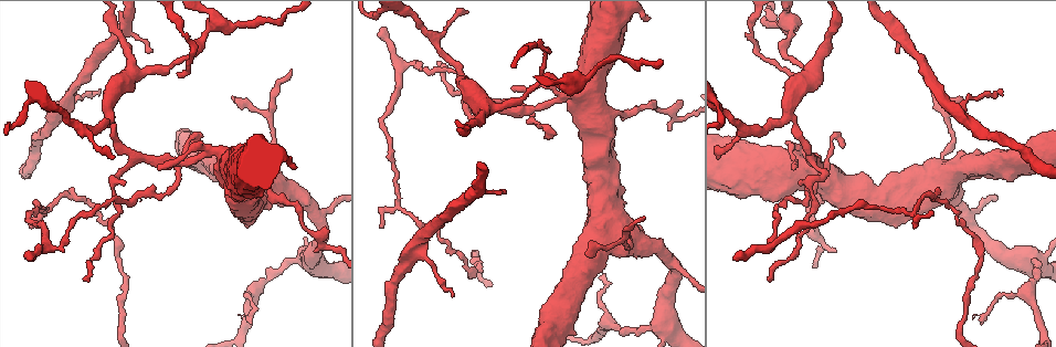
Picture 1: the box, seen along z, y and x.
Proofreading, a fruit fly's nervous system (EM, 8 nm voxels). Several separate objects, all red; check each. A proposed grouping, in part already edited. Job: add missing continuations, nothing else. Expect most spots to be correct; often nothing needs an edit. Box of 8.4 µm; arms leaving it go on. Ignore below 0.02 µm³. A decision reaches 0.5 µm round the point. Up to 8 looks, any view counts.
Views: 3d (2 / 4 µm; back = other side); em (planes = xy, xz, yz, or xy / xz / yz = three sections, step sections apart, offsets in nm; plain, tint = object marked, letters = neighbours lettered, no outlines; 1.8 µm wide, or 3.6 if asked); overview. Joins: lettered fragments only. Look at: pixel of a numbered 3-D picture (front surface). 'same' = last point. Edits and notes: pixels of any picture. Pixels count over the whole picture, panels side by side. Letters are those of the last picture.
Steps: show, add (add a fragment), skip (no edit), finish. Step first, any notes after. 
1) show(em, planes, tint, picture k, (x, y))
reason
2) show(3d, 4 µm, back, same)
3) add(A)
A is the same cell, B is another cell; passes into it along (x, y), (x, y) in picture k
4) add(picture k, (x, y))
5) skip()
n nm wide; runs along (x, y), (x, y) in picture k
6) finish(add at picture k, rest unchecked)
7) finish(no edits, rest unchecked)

show(3d, 4 µm, back, picture 1, (53, 250))
arms part here

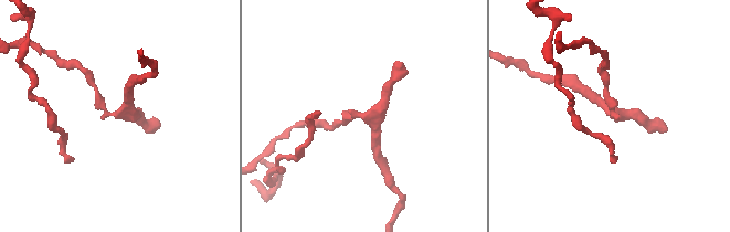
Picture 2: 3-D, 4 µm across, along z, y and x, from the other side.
show(em, planes, letters, picture 2, (116, 115))
now the EM

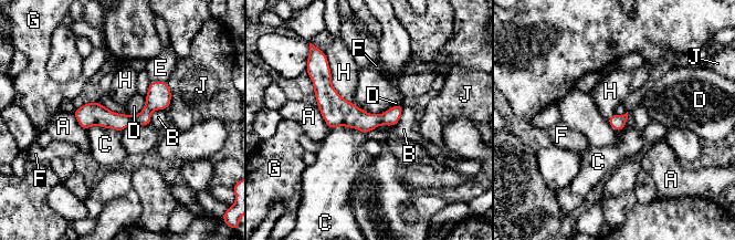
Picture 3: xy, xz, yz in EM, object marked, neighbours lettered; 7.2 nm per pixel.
skip()
110 nm wide; A, B, C, D, E, F, G, H and J are other cells; runs along (165, 84), (137, 120), (76, 114) in picture 3; none of them fits

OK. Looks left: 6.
show(3d, 2 µm, back, picture 1, (531, 109))
arms part here

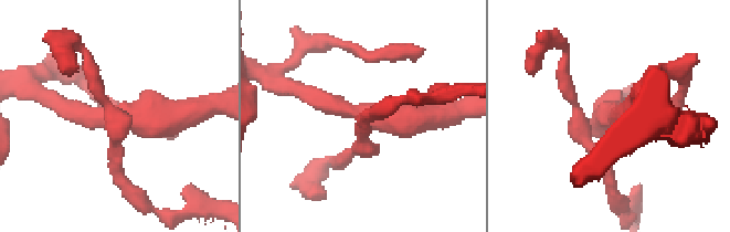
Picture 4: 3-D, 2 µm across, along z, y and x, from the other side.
show(em, 3.6 µm, planes, plain, picture 4, (119, 116))

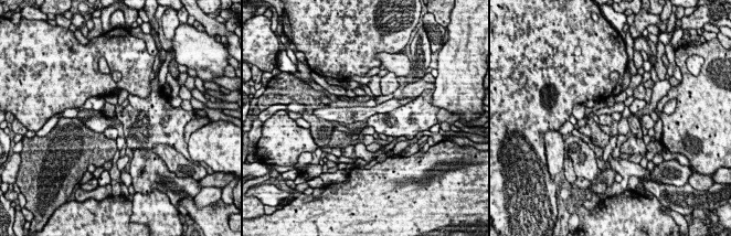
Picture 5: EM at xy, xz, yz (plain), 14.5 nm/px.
show(em, 3.6 µm, planes, letters, same)
see the neighbours

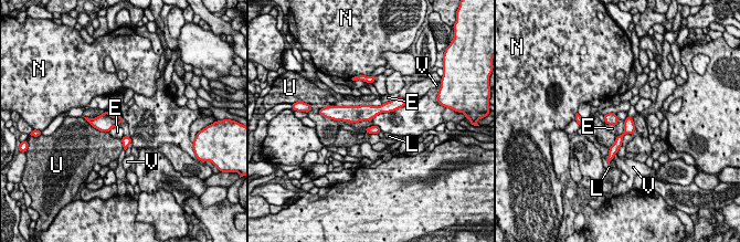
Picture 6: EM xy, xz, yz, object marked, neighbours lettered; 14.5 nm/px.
skip()
160 nm wide; E, L, N, U and V are other cells; no lettered fragment goes on from it

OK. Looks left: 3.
show(em, planes, letters, picture 1, (897, 52))
tapers out

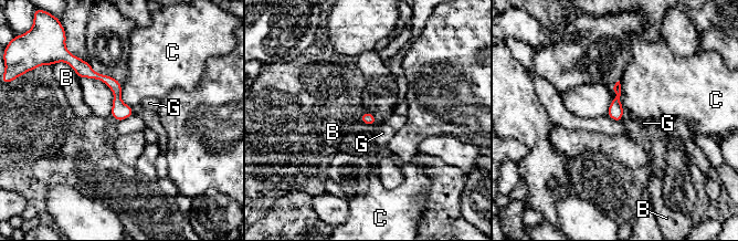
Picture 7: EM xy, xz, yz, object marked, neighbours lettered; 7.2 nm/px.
skip()
90 nm wide; C touches over 190 nm; B, C and G are other cells; no lettered fragment goes on from it

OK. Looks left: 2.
show(em, 3.6 µm, xy, step 4, letters, picture 1, (98, 90))
tapers out

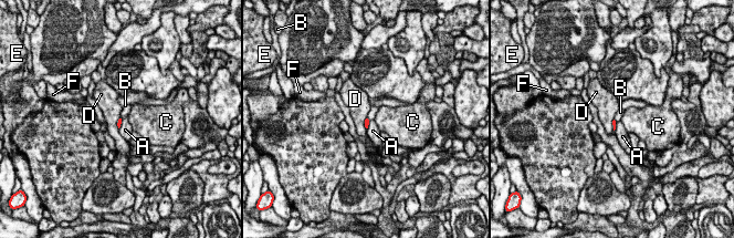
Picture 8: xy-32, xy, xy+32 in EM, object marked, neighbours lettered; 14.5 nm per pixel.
skip()
A, B, C, D, E and F are other cells; none of them fits

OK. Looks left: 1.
finish(no edits, rest unchecked)

